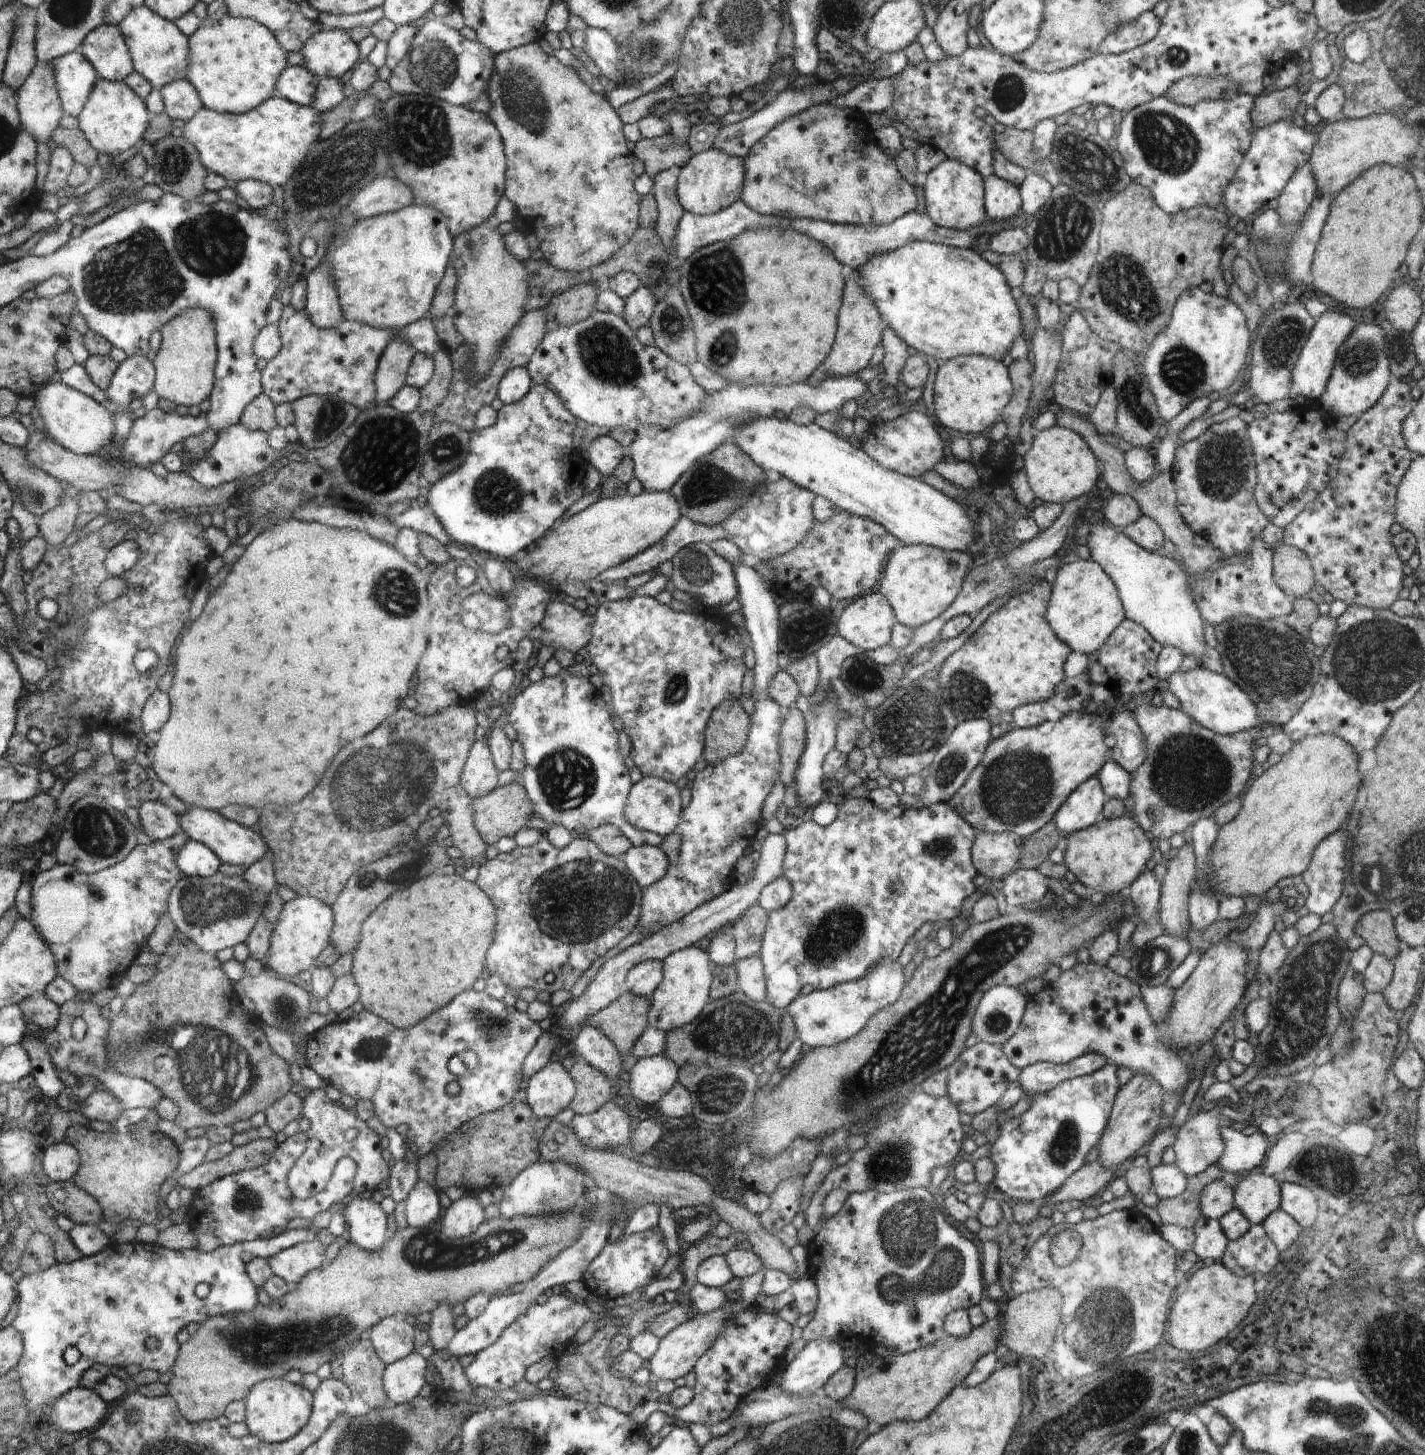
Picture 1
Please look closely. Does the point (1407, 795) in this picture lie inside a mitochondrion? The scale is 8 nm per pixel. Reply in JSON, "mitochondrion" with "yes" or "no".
{"mitochondrion":"no"}

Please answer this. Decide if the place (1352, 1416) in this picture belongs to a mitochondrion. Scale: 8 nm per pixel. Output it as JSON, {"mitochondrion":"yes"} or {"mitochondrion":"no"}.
{"mitochondrion":"yes"}

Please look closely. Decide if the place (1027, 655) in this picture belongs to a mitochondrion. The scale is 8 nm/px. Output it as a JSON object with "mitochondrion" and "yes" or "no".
{"mitochondrion":"no"}

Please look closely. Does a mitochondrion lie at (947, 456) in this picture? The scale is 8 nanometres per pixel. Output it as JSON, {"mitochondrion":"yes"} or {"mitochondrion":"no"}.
{"mitochondrion":"no"}

